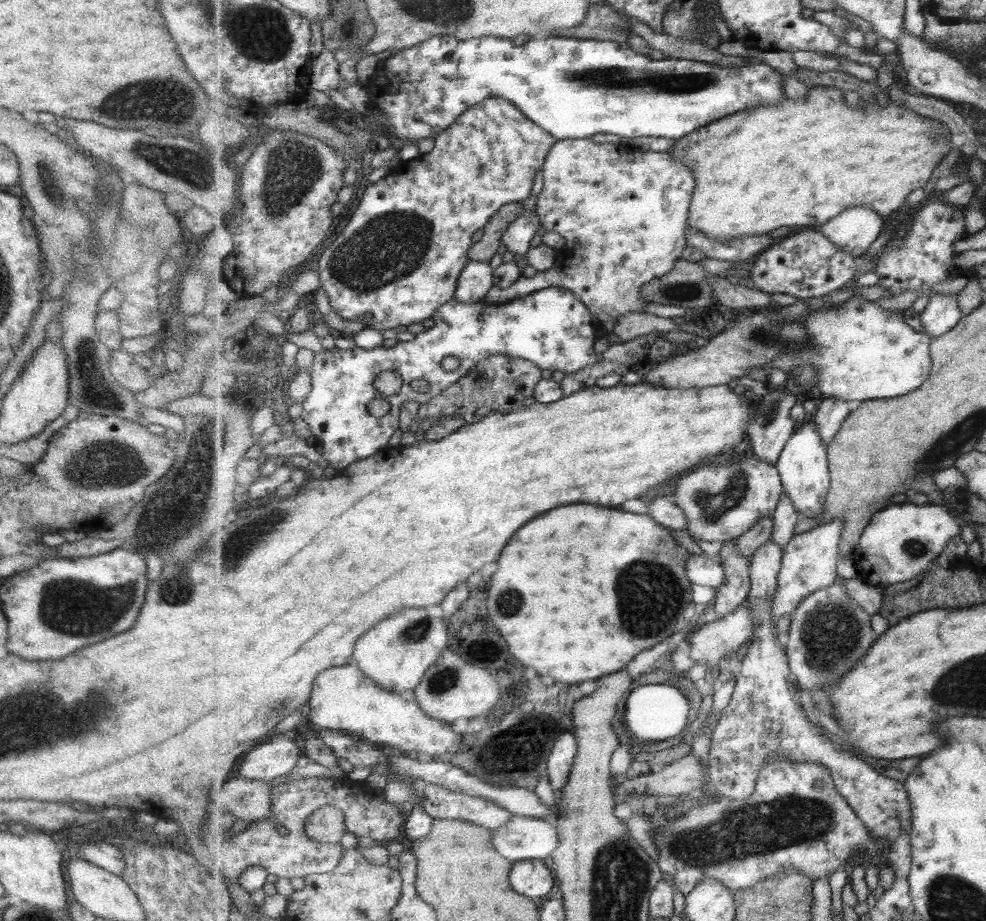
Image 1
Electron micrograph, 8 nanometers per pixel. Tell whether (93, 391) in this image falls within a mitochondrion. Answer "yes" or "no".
yes

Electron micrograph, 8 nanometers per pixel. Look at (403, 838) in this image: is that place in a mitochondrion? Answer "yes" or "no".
no

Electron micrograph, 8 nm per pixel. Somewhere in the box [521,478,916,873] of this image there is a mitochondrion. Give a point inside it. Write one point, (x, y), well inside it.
(783, 821)

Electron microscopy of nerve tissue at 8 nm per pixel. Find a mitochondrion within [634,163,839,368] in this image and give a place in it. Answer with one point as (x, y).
(768, 334)

